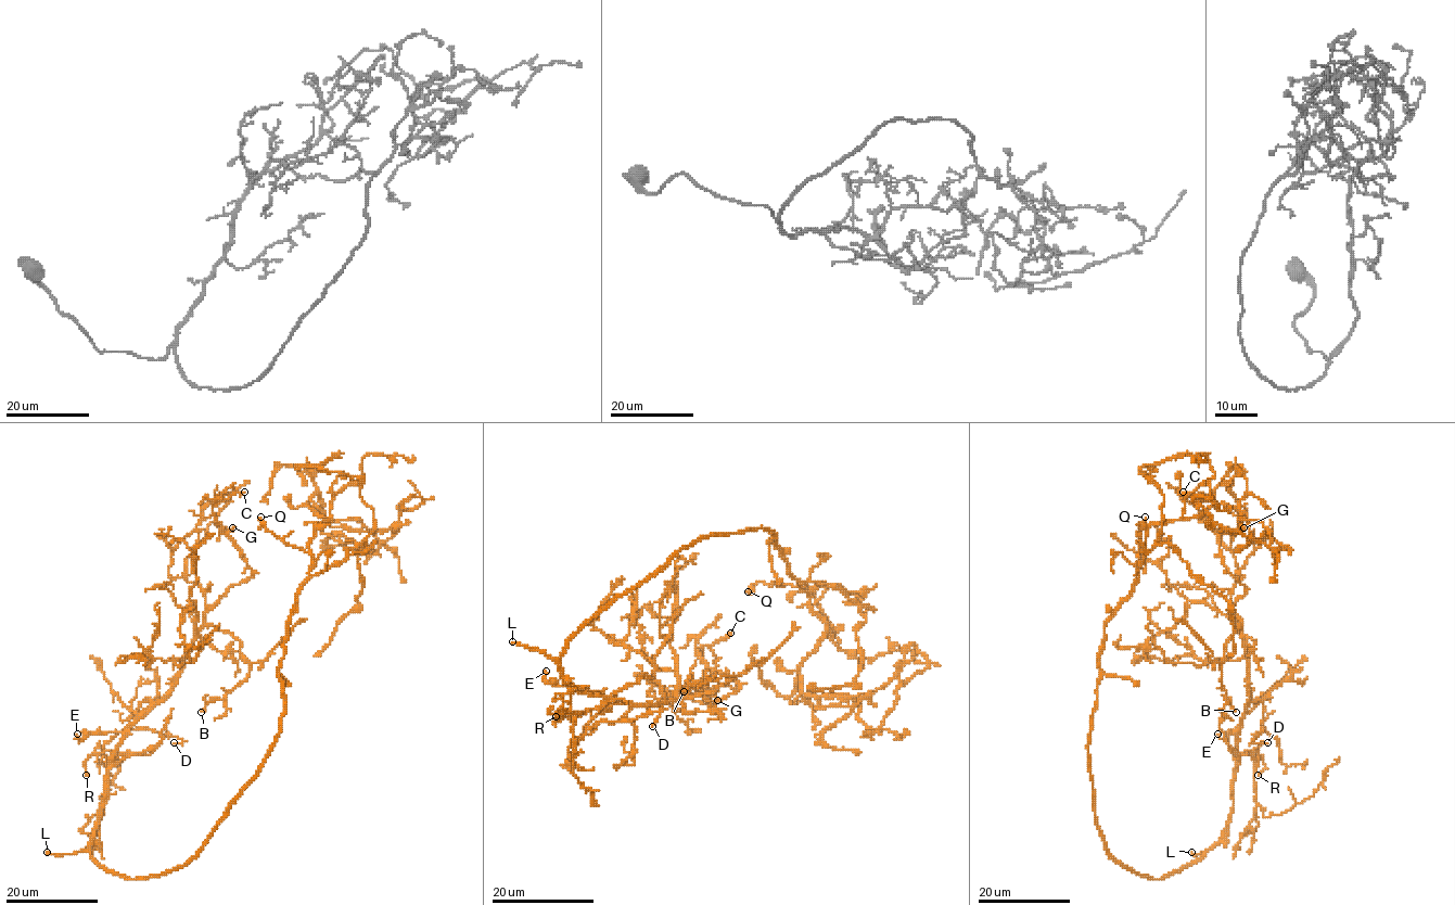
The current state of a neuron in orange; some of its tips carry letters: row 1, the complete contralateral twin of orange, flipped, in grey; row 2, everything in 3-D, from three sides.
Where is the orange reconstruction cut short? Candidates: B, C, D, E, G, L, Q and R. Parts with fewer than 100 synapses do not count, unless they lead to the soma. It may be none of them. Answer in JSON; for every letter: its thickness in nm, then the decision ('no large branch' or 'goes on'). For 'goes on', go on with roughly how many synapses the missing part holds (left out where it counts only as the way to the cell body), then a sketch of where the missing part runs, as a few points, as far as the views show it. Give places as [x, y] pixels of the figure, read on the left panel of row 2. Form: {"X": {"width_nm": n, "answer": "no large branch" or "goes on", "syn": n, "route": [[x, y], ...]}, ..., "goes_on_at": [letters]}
{"B": {"width_nm": 190, "answer": "no large branch"}, "C": {"width_nm": 200, "answer": "no large branch"}, "D": {"width_nm": 200, "answer": "no large branch"}, "E": {"width_nm": 200, "answer": "no large branch"}, "G": {"width_nm": 160, "answer": "no large branch"}, "L": {"width_nm": 200, "answer": "goes on"}, "Q": {"width_nm": 150, "answer": "no large branch"}, "R": {"width_nm": 160, "answer": "no large branch"}, "goes_on_at": ["L"]}

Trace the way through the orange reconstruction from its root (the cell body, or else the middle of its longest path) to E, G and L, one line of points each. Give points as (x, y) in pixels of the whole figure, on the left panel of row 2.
E: (207, 837), (162, 874), (124, 879), (101, 866), (89, 843), (123, 735), (77, 734)
G: (207, 837), (136, 879), (89, 848), (113, 751), (171, 687), (205, 613), (253, 574), (232, 527)
L: (207, 837), (183, 865), (136, 879), (111, 871), (87, 849), (68, 854), (47, 852)

